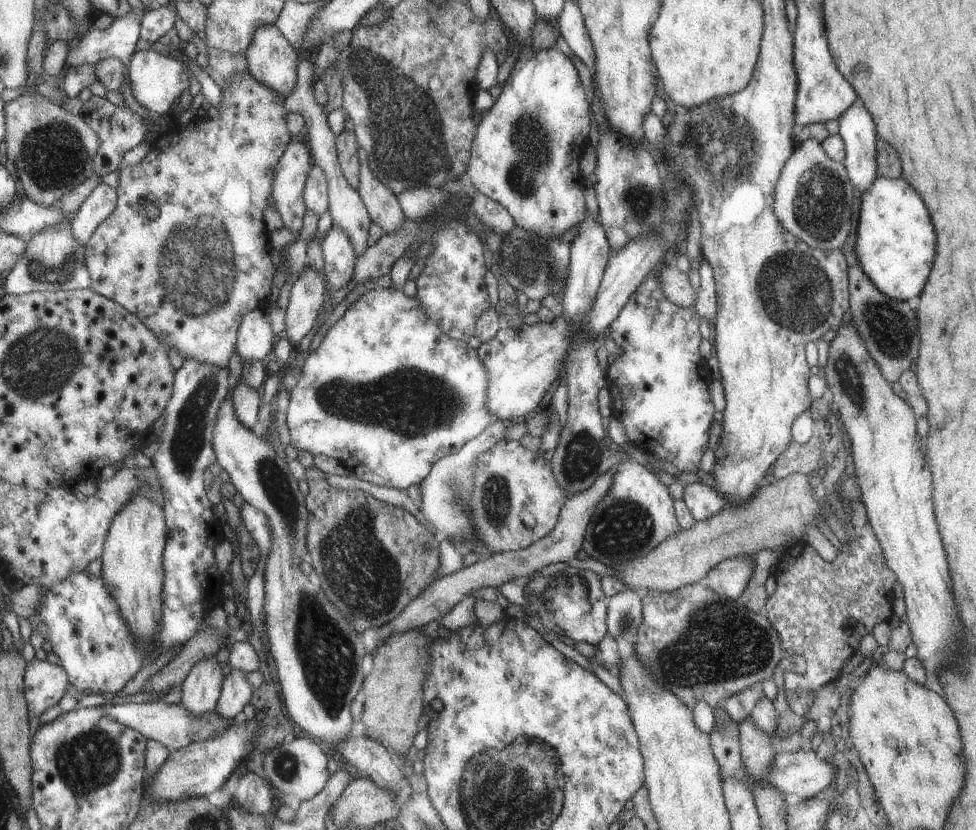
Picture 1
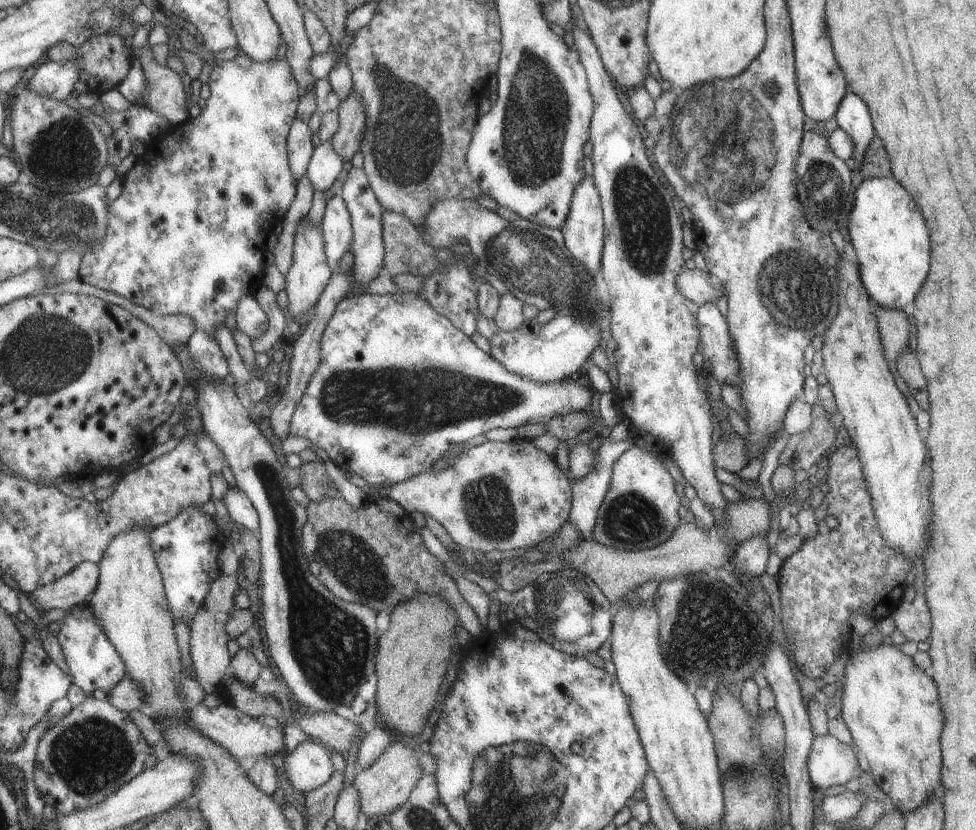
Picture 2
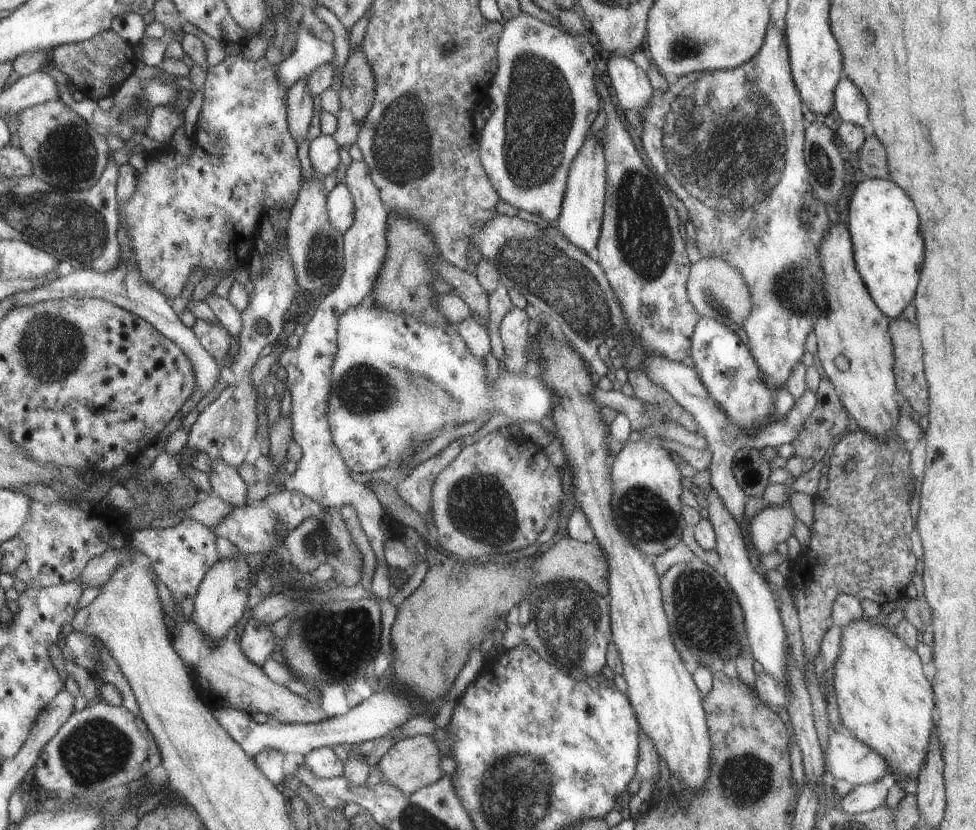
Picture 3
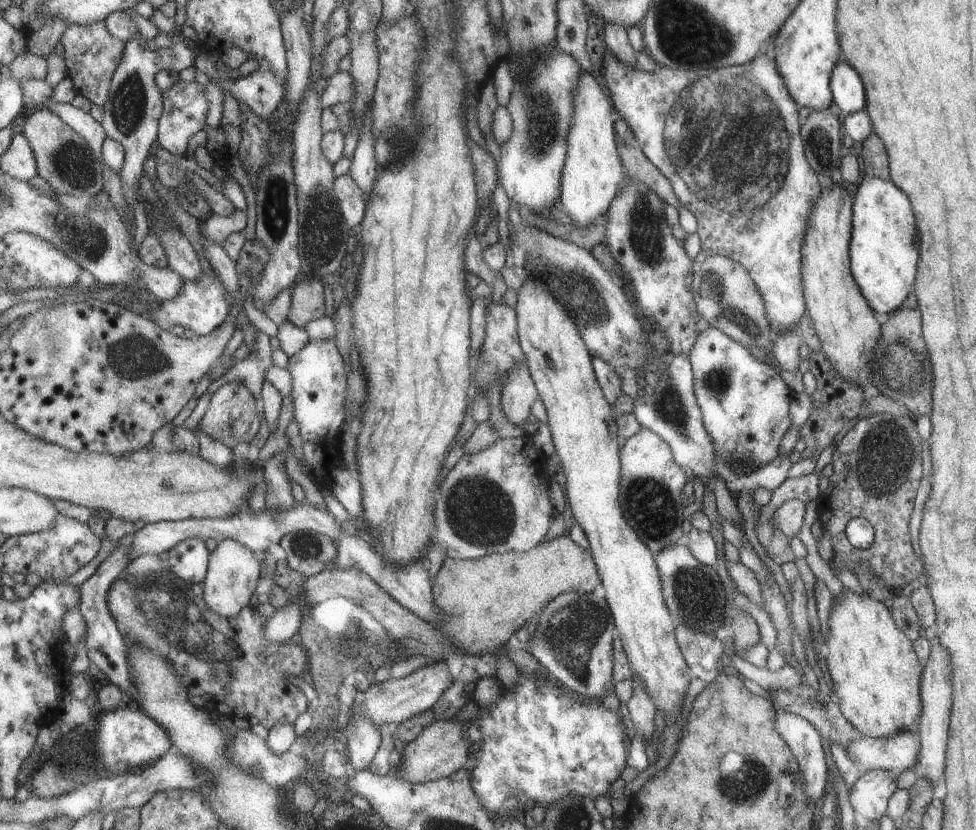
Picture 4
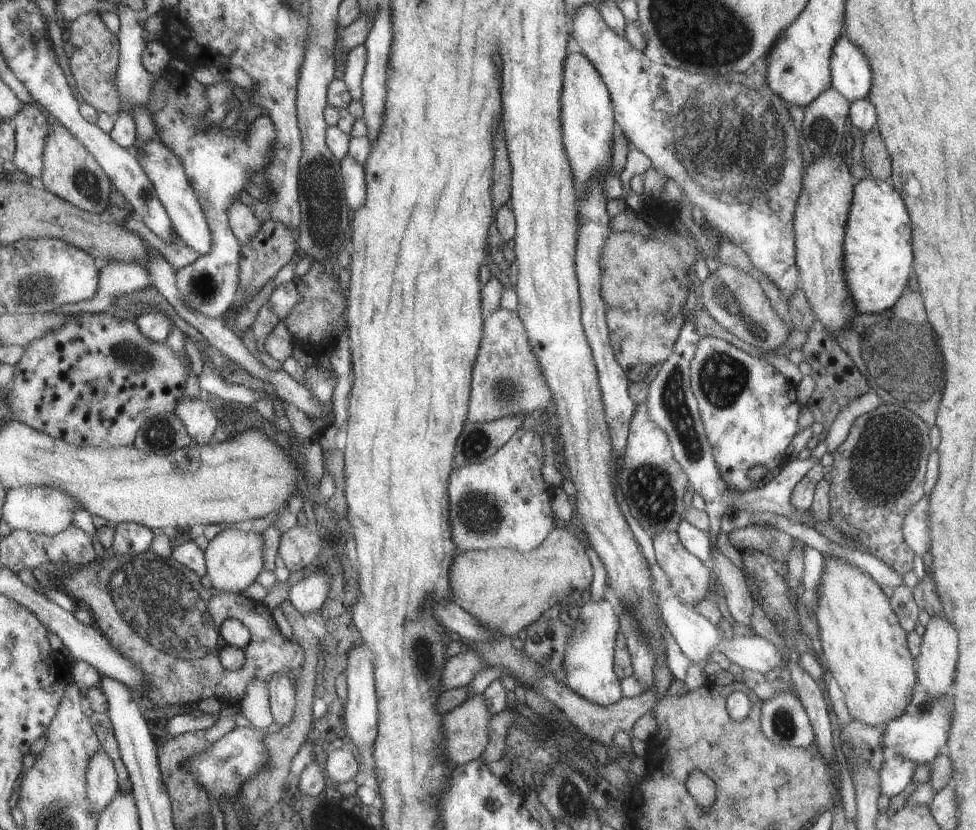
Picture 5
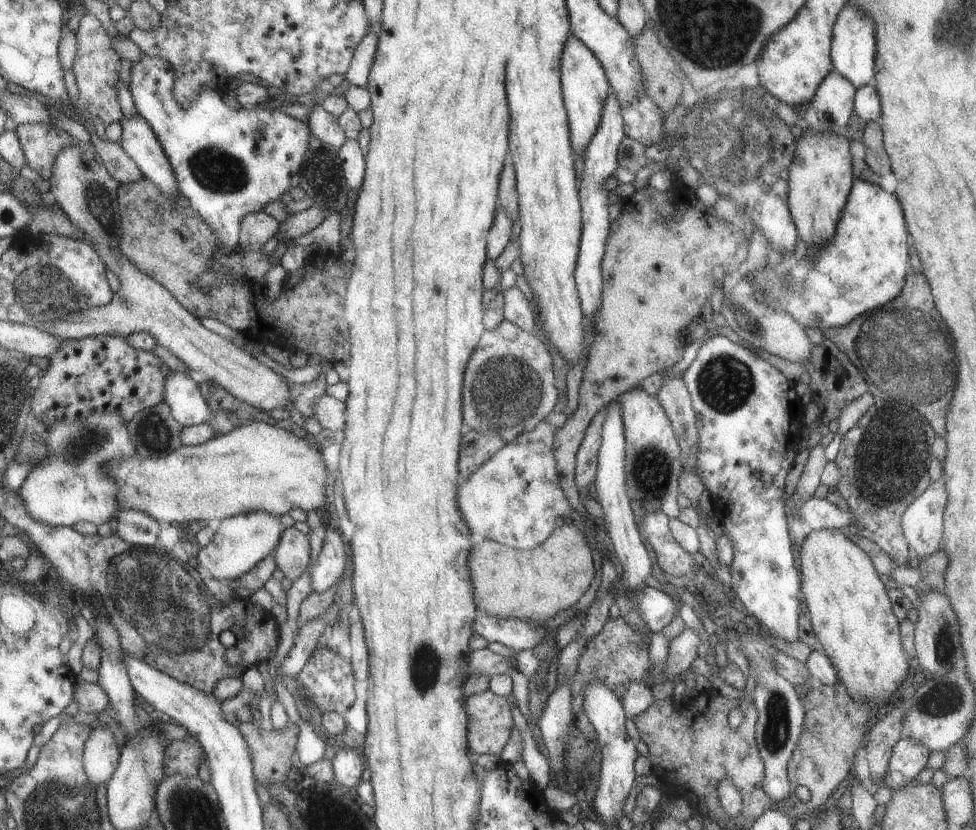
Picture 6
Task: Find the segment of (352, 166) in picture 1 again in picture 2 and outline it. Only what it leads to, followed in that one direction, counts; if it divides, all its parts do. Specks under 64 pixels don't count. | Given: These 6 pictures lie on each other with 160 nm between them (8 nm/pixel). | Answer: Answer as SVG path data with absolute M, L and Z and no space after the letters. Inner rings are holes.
M351 90L344 98L344 101L338 104L337 112L339 126L329 141L333 150L341 157L342 162L347 162L351 160L353 154L359 150L364 135L365 115L360 96L357 93L353 93L353 90Z

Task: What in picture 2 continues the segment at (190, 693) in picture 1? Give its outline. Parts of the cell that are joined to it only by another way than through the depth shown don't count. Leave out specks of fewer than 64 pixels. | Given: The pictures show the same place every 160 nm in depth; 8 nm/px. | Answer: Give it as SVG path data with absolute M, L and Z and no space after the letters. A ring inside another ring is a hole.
M221 574L210 584L210 590L205 598L205 603L198 608L195 620L191 623L190 649L193 658L194 674L204 694L216 692L227 666L229 666L229 654L227 654L228 634L225 631L226 620L229 619L229 610L233 608L233 594L237 590L237 580L233 574Z

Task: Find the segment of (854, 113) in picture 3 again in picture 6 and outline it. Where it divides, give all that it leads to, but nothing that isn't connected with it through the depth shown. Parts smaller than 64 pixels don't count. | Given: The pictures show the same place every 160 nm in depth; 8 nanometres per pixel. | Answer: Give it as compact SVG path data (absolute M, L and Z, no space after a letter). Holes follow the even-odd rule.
M846 3L839 11L838 20L834 24L834 36L831 39L831 62L835 70L849 80L855 88L872 84L875 51L874 24L871 24L871 18L863 14L861 9Z

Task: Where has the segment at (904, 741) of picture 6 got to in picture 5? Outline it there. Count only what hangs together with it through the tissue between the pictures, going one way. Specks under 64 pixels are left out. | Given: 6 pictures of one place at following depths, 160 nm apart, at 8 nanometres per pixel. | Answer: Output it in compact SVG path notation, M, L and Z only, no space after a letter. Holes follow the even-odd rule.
M899 755L883 761L878 772L880 794L891 798L901 792L912 781L911 775L916 766L912 760Z

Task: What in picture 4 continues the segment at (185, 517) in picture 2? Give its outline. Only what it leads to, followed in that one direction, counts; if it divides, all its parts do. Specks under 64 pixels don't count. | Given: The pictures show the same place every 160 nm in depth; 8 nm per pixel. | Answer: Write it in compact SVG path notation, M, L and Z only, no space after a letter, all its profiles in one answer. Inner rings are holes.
M191 537L180 542L165 555L167 568L184 581L195 584L206 576L210 552L198 538Z

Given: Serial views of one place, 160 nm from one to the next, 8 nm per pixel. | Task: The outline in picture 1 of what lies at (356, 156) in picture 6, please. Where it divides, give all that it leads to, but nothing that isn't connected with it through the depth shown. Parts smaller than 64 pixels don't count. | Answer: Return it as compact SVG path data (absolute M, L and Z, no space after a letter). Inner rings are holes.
M332 225L320 242L323 260L323 275L331 289L345 286L352 277L356 259L355 251L344 234L344 230Z

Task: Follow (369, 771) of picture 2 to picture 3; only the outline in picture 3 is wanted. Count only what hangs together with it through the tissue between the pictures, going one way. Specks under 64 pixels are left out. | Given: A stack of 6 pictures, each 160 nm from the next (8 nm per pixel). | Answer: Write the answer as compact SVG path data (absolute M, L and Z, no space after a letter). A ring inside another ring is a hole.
M431 735L403 737L395 741L378 760L377 770L381 773L380 781L394 786L403 794L411 794L442 778L444 773L439 768L442 756Z

